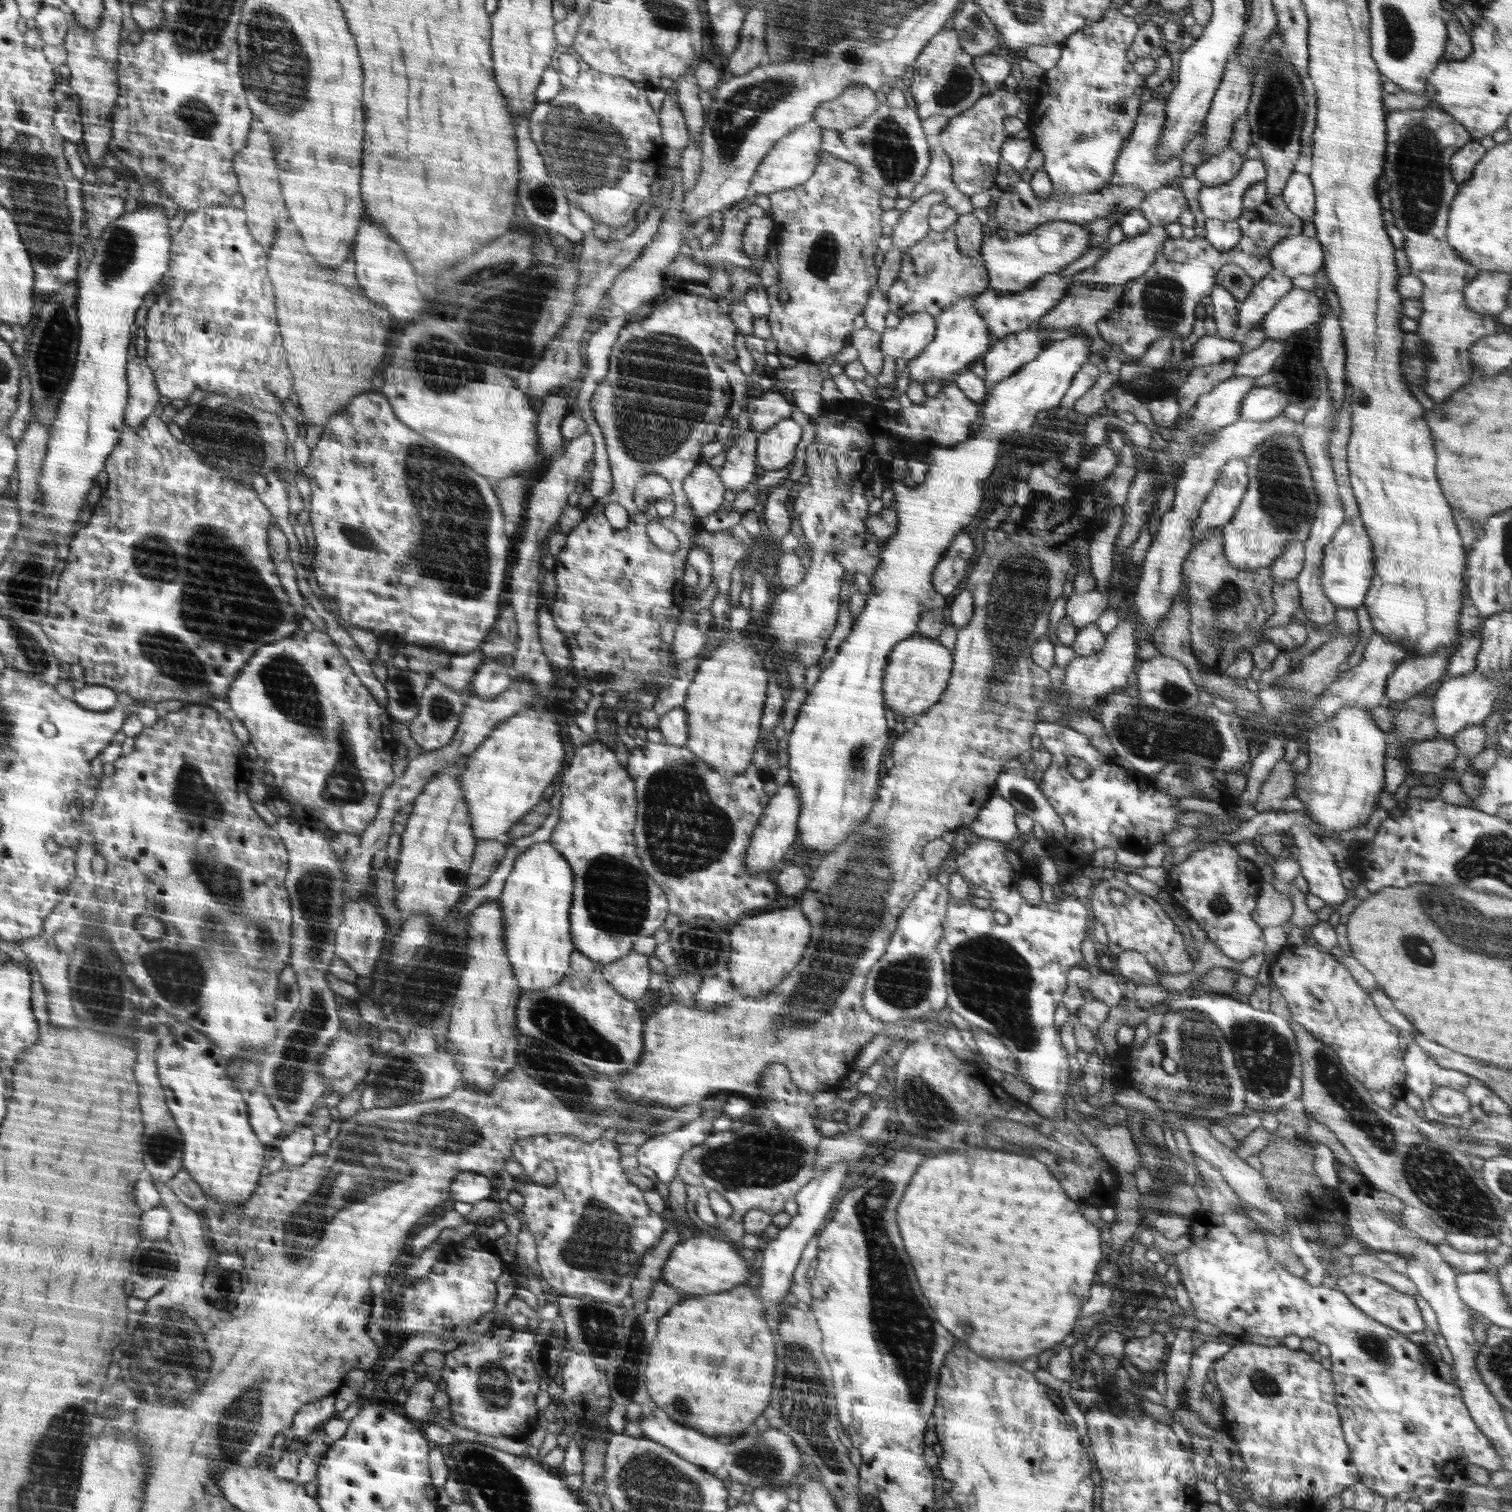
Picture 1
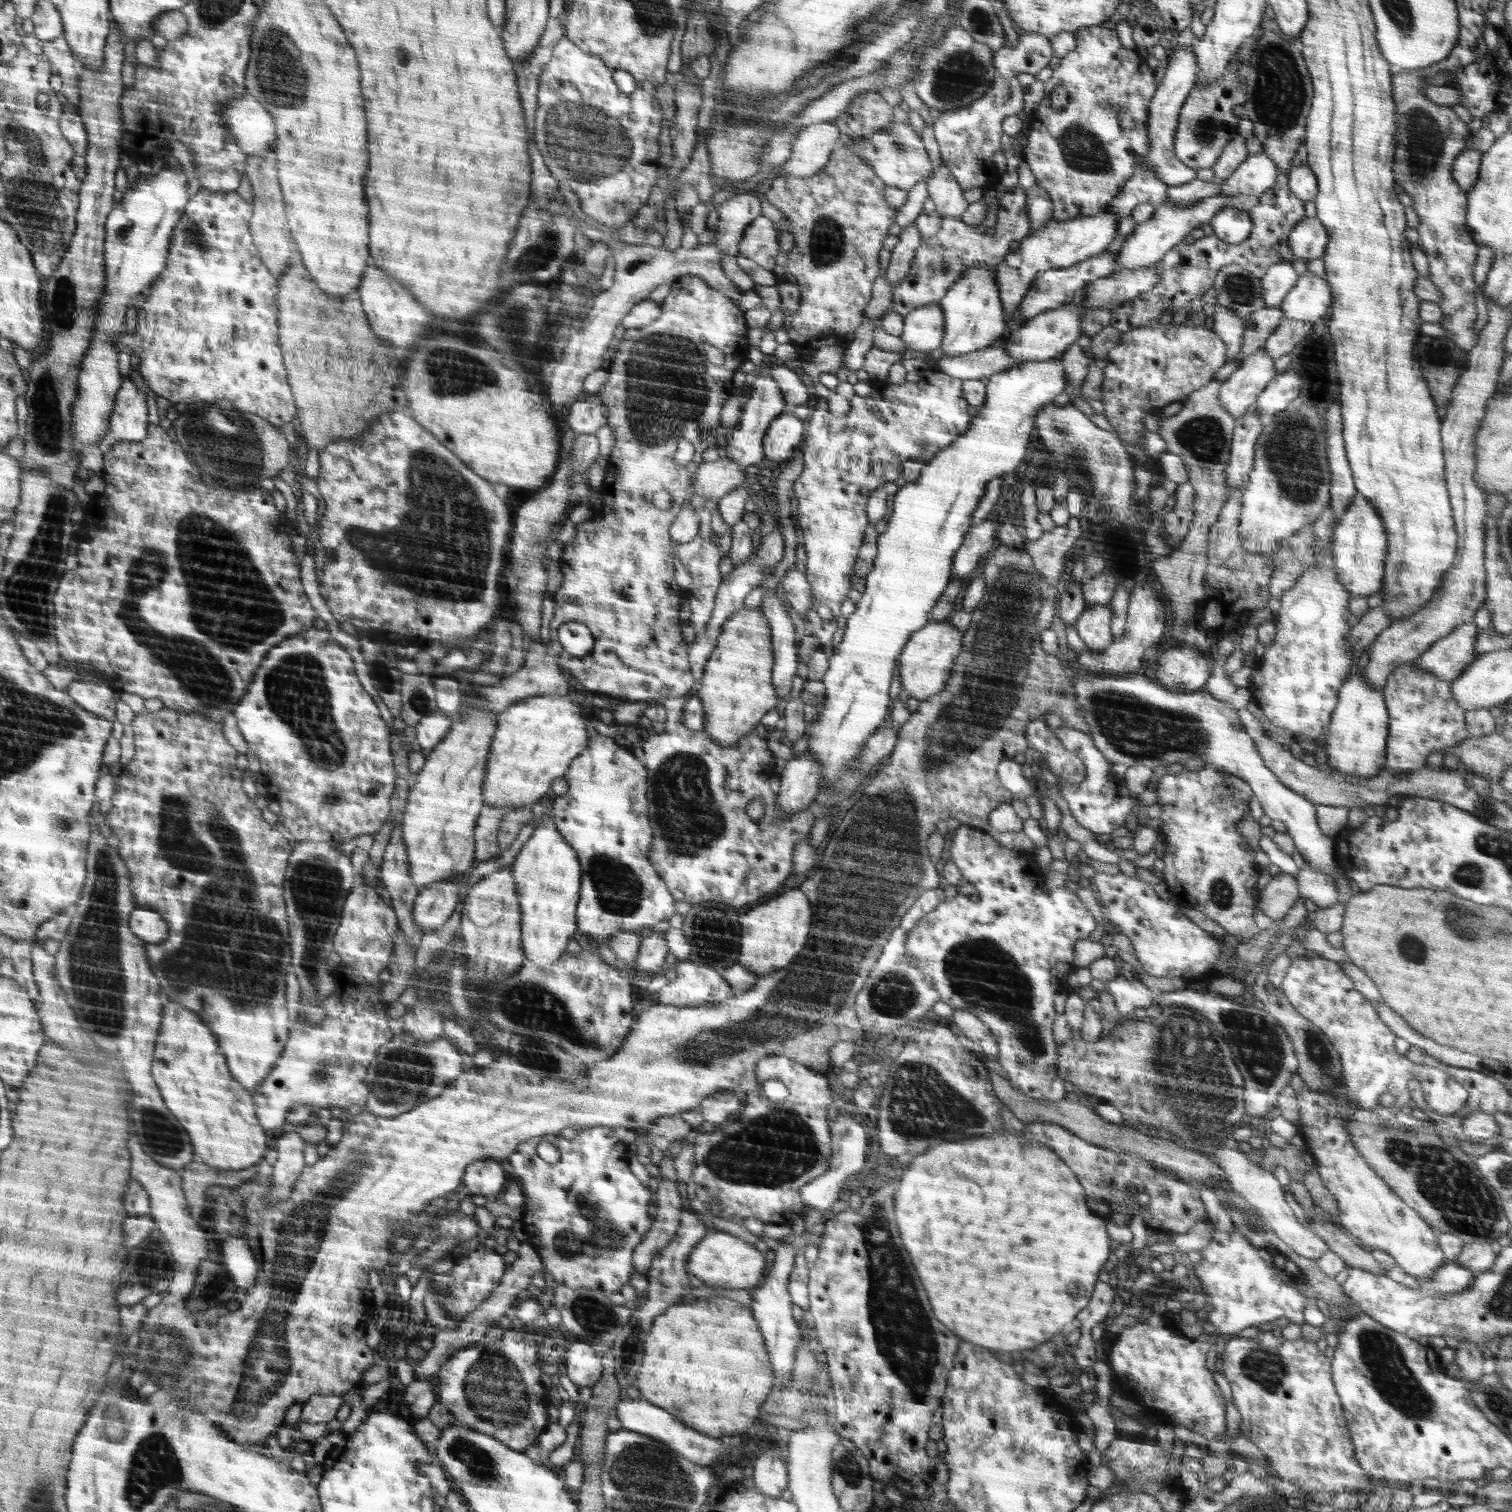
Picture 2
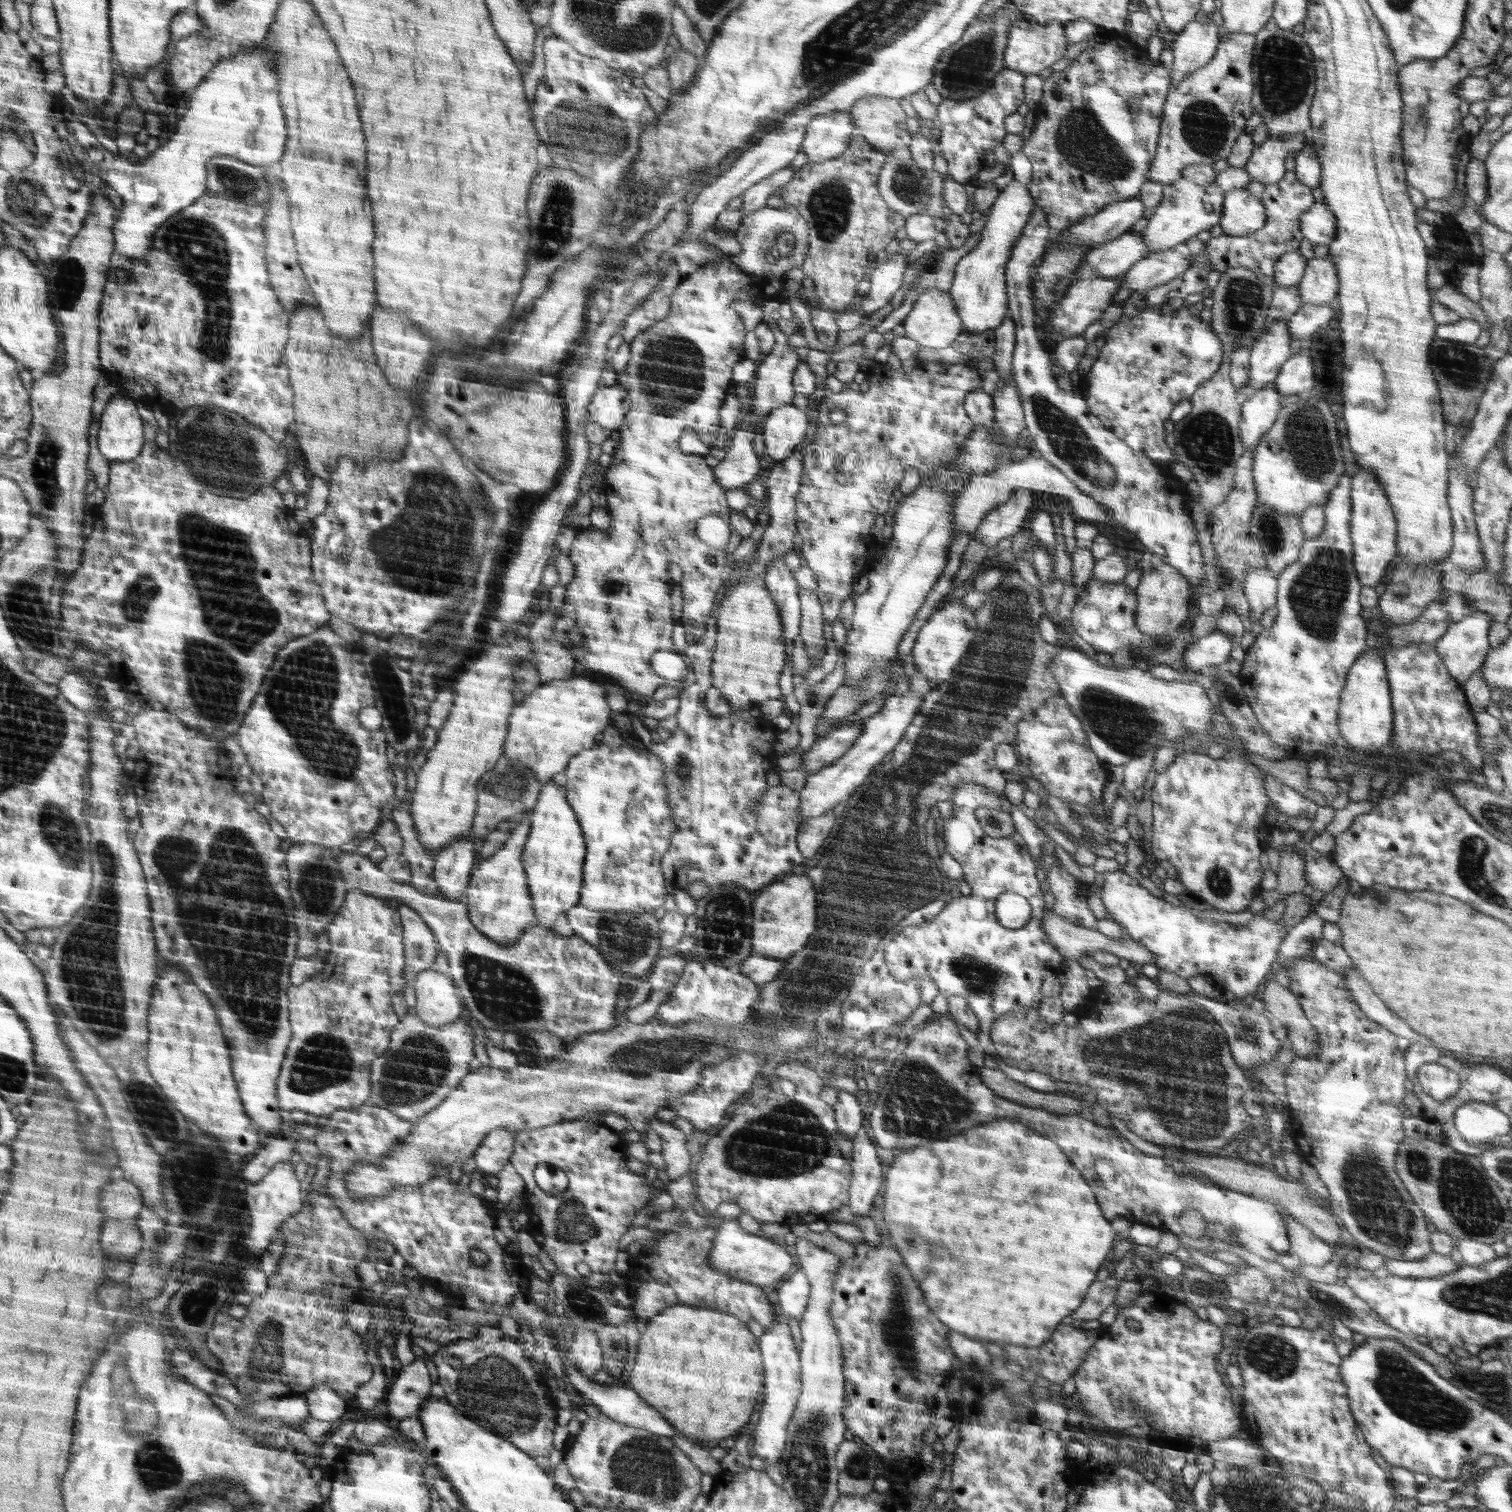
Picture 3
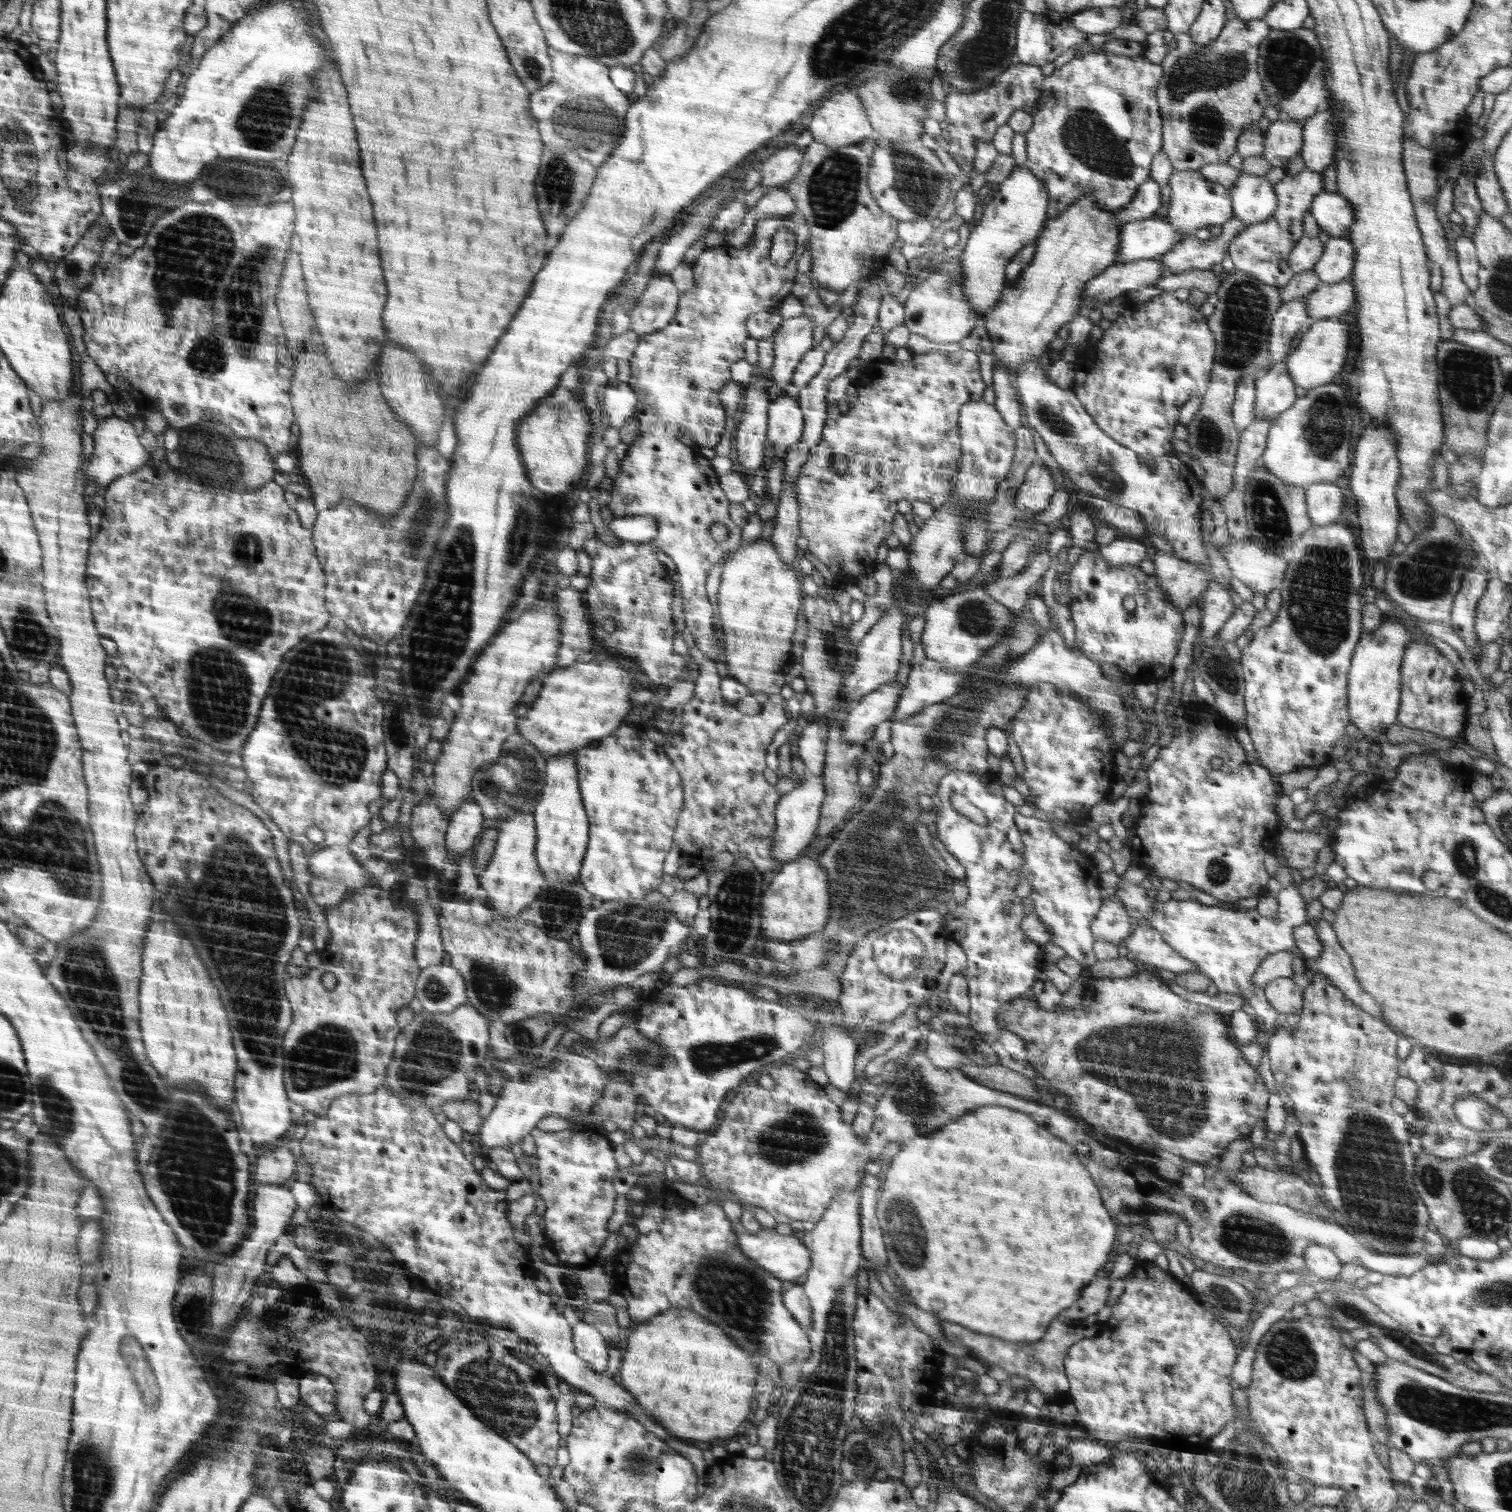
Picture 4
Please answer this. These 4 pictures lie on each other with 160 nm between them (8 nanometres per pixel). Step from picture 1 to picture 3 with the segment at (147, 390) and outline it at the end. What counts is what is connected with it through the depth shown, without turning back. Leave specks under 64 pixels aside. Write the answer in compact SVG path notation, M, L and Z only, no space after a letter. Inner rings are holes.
M119 389L113 393L101 414L99 431L97 435L99 453L112 461L131 461L135 459L149 442L146 441L146 418L142 418L142 410L138 410L138 399L134 400L130 395Z

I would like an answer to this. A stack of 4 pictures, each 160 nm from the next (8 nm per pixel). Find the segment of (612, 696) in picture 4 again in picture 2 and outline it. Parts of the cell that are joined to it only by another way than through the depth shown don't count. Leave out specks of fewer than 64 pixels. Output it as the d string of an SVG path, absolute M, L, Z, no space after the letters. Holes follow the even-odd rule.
M543 694L526 698L497 716L496 730L488 753L486 772L482 785L482 799L484 805L504 809L506 805L524 808L524 804L536 803L540 796L544 796L550 790L550 784L554 778L560 778L564 772L569 770L576 758L586 750L588 734L586 734L586 718L580 706L576 708L570 698L559 694Z

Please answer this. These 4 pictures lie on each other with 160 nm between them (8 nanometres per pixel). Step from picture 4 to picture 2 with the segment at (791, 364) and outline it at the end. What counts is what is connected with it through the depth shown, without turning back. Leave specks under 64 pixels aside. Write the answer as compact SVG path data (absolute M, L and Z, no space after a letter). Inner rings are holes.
M764 368L762 373L755 373L750 378L750 387L753 391L746 398L740 420L736 424L736 428L732 429L731 438L728 441L727 449L730 454L727 455L727 458L734 461L742 469L756 464L761 465L762 459L765 456L765 434L768 432L772 422L785 410L786 398L782 395L782 388L778 385L777 380L774 380L773 376L770 375L770 369Z

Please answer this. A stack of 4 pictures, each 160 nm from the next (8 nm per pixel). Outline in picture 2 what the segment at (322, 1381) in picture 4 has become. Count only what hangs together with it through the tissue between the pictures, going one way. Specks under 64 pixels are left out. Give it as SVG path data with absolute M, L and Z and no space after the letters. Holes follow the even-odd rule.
M318 1394L310 1397L308 1402L300 1406L299 1410L302 1421L308 1424L329 1423L334 1420L340 1410L340 1406L346 1404L341 1395Z

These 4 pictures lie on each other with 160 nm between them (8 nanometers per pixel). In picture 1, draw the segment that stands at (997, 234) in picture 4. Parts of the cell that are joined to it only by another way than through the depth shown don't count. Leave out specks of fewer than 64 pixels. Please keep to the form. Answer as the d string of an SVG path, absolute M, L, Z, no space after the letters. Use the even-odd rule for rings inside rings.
M975 297L957 300L937 316L937 334L925 352L917 358L905 362L908 366L909 380L918 381L924 386L934 378L948 380L950 374L962 370L968 362L976 360L991 346L990 327L986 325L986 320L982 319L982 315L978 313Z

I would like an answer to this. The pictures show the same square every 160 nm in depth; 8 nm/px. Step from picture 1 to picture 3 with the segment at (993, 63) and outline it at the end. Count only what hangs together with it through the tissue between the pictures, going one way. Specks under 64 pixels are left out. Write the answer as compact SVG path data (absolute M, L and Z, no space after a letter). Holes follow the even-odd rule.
M1023 16L1012 18L1008 42L1003 54L1004 69L1017 70L1025 74L1038 74L1063 58L1068 42L1064 36L1063 24L1051 22L1038 24Z

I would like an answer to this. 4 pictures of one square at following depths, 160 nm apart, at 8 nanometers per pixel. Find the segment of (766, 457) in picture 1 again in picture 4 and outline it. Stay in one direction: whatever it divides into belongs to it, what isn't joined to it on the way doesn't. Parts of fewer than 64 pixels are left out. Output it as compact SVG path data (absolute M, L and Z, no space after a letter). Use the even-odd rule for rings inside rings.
M786 394L768 405L767 439L772 442L780 458L784 458L788 450L804 436L802 411L800 403Z

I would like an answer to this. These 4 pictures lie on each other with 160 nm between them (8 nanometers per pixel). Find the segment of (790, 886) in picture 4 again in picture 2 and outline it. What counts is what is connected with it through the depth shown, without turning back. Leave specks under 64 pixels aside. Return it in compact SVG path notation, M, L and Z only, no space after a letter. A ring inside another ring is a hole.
M799 888L789 889L752 908L747 908L750 912L742 912L739 916L742 942L738 961L756 976L768 976L775 970L790 965L805 948L811 934L812 908L810 901Z

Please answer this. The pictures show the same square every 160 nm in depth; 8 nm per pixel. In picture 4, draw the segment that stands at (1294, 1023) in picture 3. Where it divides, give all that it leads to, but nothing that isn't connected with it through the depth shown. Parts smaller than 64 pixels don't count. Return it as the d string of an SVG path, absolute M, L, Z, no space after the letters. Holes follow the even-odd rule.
M1280 977L1269 982L1263 990L1267 1001L1284 1018L1288 1014L1300 1014L1304 1007L1303 988L1291 977Z

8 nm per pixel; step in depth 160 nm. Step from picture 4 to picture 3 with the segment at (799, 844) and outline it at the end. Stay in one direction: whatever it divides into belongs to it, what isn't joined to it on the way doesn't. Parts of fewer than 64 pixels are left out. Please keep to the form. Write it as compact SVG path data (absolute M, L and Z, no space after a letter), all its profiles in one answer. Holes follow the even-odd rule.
M914 691L888 697L880 711L865 720L860 736L857 736L850 748L838 760L808 775L807 783L800 791L798 818L800 820L817 818L833 810L840 803L847 802L856 788L864 784L864 780L870 776L870 773L883 763L882 758L890 754L905 736L905 730L923 703L922 699L922 695Z

